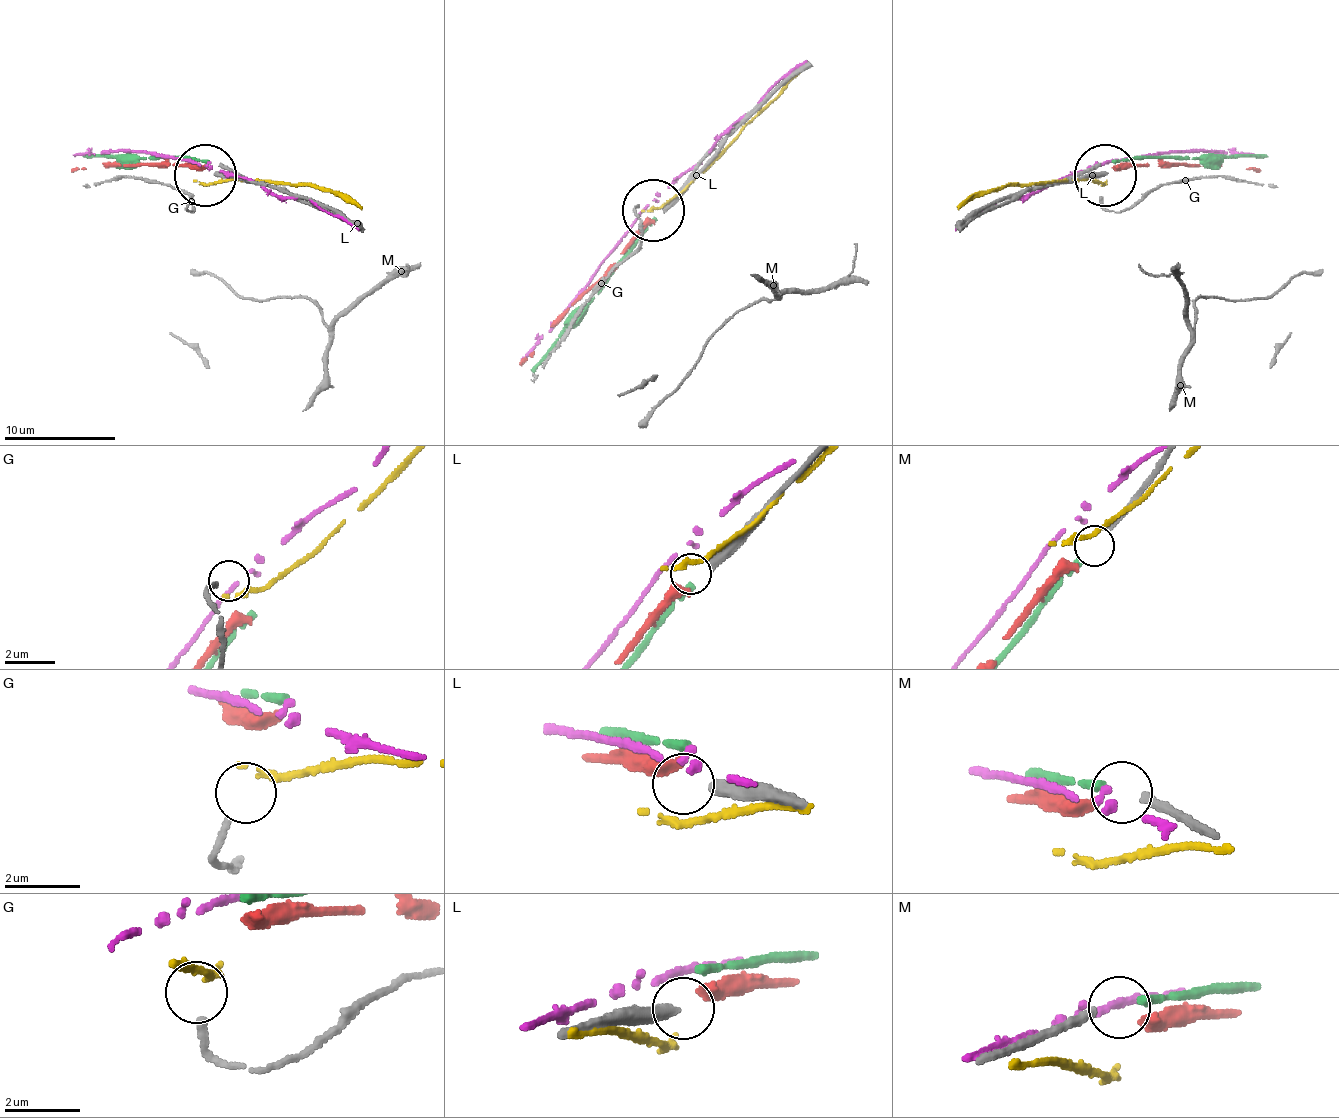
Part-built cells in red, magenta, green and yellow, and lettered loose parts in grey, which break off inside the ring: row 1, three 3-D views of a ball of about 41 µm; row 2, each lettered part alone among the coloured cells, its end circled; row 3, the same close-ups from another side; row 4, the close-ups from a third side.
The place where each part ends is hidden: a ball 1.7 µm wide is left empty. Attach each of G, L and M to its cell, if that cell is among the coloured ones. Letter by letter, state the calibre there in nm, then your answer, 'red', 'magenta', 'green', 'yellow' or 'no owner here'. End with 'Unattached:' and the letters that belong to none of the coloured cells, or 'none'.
G: 170 nm thick; yellow
L: 400 nm thick; no owner here
M: 240 nm thick; green
Unattached: L

